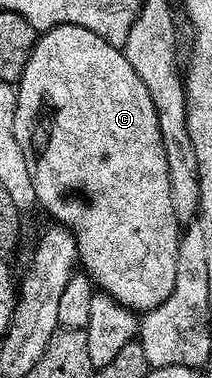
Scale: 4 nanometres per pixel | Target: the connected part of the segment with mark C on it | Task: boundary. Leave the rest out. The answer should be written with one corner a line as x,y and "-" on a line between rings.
58,25
55,29
45,30
39,36
37,43
32,47
32,55
28,55
28,63
24,63
24,71
16,88
16,143
20,143
20,151
24,151
24,159
28,163
28,175
32,179
35,202
39,206
42,204
54,216
51,218
55,222
65,225
73,232
81,268
101,292
107,293
124,307
135,311
154,309
164,299
168,299
168,295
176,287
176,251
180,236
180,218
176,211
172,211
168,159
164,155
160,123
156,119
156,107
152,107
152,95
148,95
148,87
144,87
140,75
132,71
132,63
128,63
125,52
119,46
100,39
100,35
96,35
96,31
88,31
88,27

